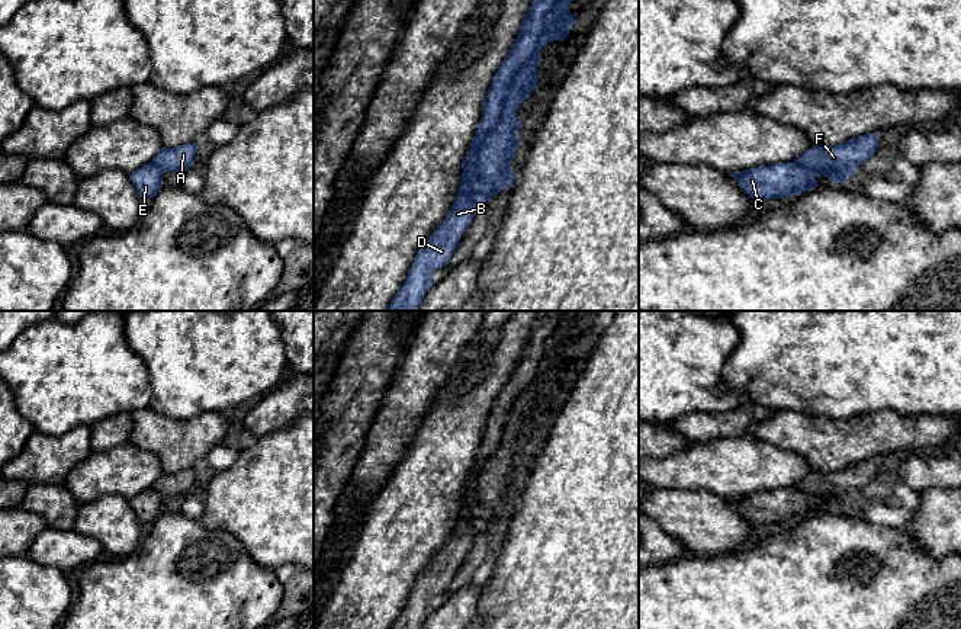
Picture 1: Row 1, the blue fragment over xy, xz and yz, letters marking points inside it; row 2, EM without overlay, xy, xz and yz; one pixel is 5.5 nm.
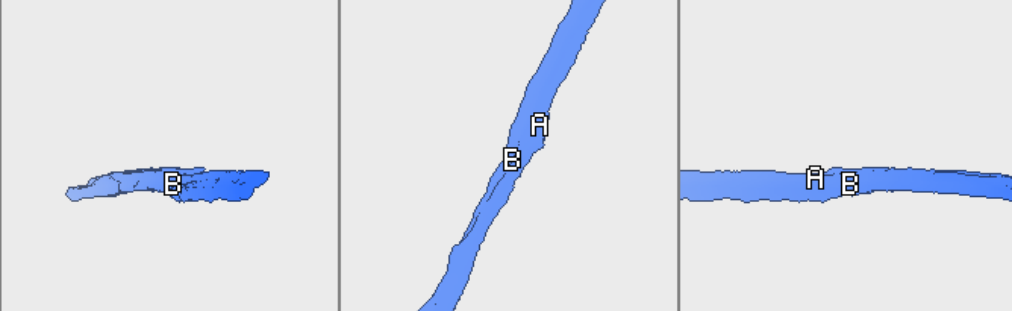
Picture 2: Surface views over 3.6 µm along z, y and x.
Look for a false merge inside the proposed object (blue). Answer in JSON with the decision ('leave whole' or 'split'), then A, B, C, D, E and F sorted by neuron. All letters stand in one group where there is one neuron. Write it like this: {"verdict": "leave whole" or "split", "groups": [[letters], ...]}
{"verdict": "split", "groups": [["A", "F"], ["B", "C", "D", "E"]]}

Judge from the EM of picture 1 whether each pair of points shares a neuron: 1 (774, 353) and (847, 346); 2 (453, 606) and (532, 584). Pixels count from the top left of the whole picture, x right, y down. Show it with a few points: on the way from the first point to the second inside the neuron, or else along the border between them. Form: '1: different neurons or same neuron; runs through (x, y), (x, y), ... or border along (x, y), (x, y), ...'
1: same neuron; runs through (791, 353), (802, 346), (829, 346)
2: different neurons; border along (487, 584), (476, 613)

